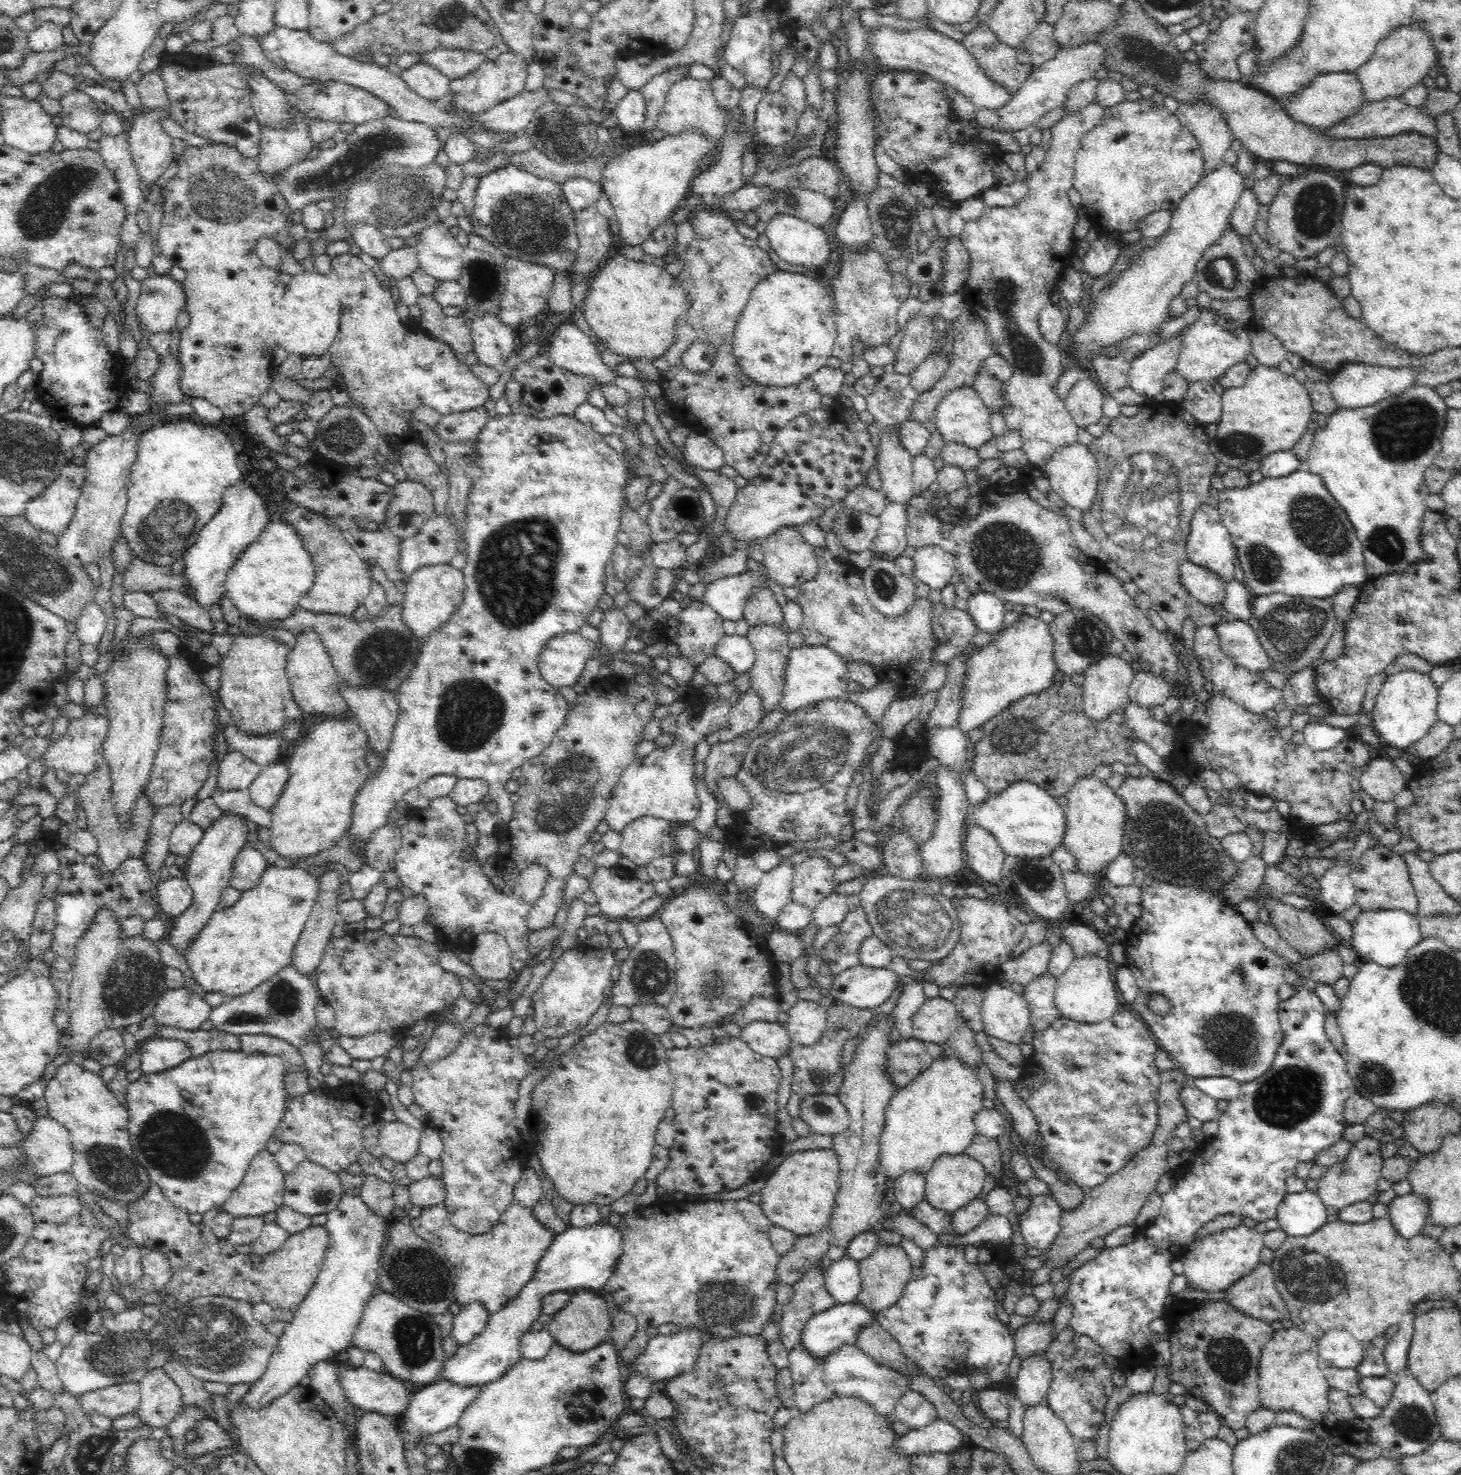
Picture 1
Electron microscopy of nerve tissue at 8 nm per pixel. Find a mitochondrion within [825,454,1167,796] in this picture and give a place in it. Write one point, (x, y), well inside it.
(1006, 555)

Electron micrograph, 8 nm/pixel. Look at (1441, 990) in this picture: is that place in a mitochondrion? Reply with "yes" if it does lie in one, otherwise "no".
yes

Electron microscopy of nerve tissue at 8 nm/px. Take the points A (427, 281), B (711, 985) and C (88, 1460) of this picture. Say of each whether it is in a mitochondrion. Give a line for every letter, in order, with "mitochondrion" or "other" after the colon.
A: other
B: mitochondrion
C: mitochondrion

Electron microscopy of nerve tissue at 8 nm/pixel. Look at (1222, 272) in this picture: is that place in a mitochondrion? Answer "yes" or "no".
yes

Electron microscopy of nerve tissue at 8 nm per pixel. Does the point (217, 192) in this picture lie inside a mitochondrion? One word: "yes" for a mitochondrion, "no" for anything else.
yes

